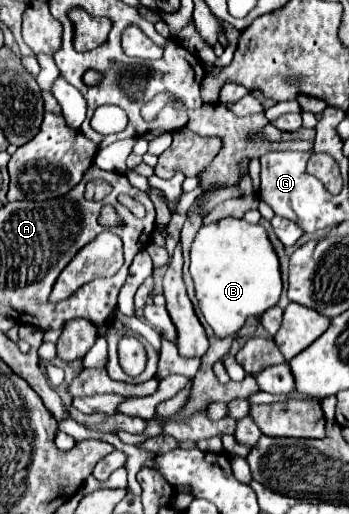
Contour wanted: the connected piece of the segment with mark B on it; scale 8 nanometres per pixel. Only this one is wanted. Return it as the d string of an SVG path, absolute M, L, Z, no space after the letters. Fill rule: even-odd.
M222 219L218 223L204 225L192 243L190 249L190 273L196 287L198 307L202 311L206 323L214 329L218 337L234 335L250 315L260 317L266 309L274 307L282 293L282 277L280 277L280 261L268 239L268 233L262 225L252 225L244 219Z

